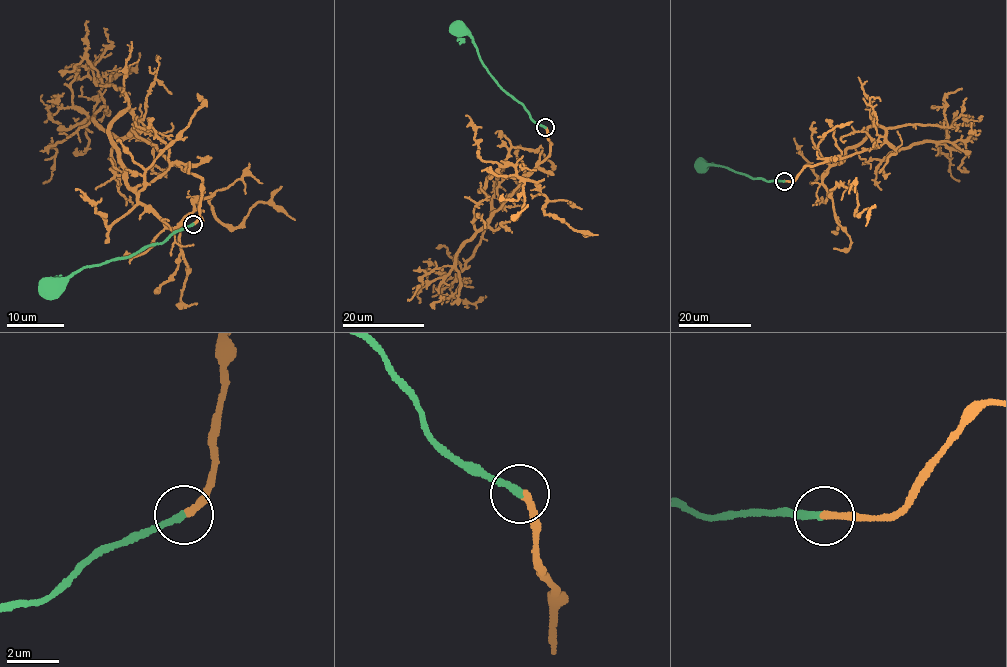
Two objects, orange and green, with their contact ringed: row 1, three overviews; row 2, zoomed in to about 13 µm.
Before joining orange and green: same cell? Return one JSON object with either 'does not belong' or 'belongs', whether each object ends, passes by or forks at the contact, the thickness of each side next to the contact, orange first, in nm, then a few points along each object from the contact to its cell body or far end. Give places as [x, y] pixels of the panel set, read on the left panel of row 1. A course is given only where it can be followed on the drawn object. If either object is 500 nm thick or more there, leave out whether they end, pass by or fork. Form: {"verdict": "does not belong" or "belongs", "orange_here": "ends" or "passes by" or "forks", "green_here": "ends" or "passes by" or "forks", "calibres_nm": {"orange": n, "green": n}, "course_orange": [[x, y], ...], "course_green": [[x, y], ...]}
{"verdict": "belongs", "orange_here": "ends", "green_here": "ends", "calibres_nm": {"orange": 280, "green": 280}, "course_orange": [[192, 224], [200, 178], [175, 164], [136, 188], [168, 227], [213, 195], [224, 224], [259, 202], [295, 220]], "course_green": [[192, 224], [162, 243], [147, 245], [131, 255], [92, 265], [72, 274], [50, 289]]}

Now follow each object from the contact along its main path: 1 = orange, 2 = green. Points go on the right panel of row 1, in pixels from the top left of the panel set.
1: (784, 181), (839, 157), (822, 182), (829, 193), (842, 185), (856, 193), (855, 213), (869, 208), (865, 226)
2: (784, 181), (753, 178), (710, 164), (701, 166)

